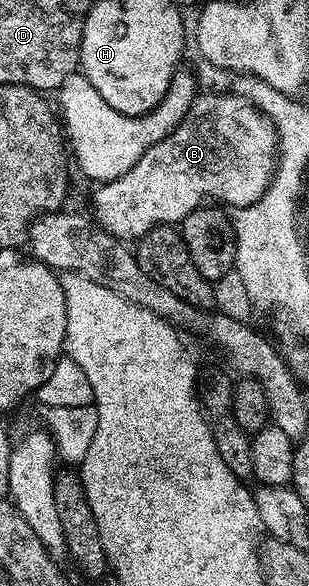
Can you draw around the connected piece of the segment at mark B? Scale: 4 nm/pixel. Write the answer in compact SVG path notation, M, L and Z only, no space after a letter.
M235 91L228 92L208 92L197 95L192 105L188 107L188 113L182 118L180 125L171 132L166 138L162 138L160 142L154 142L154 146L150 146L150 150L146 150L146 154L142 154L142 158L138 158L138 162L134 162L134 166L130 170L126 170L126 174L122 174L113 180L105 180L99 185L100 188L92 196L92 212L95 223L103 228L105 232L109 232L111 236L115 236L121 242L135 242L141 236L145 236L152 228L156 228L159 224L176 226L183 222L195 208L201 207L205 202L219 202L221 205L229 206L233 209L245 208L254 202L258 202L262 198L262 194L266 194L266 190L270 186L274 175L274 165L278 160L278 149L280 146L280 136L276 133L276 127L272 125L271 120L264 115L260 109L255 108L249 100L244 96L236 95Z

